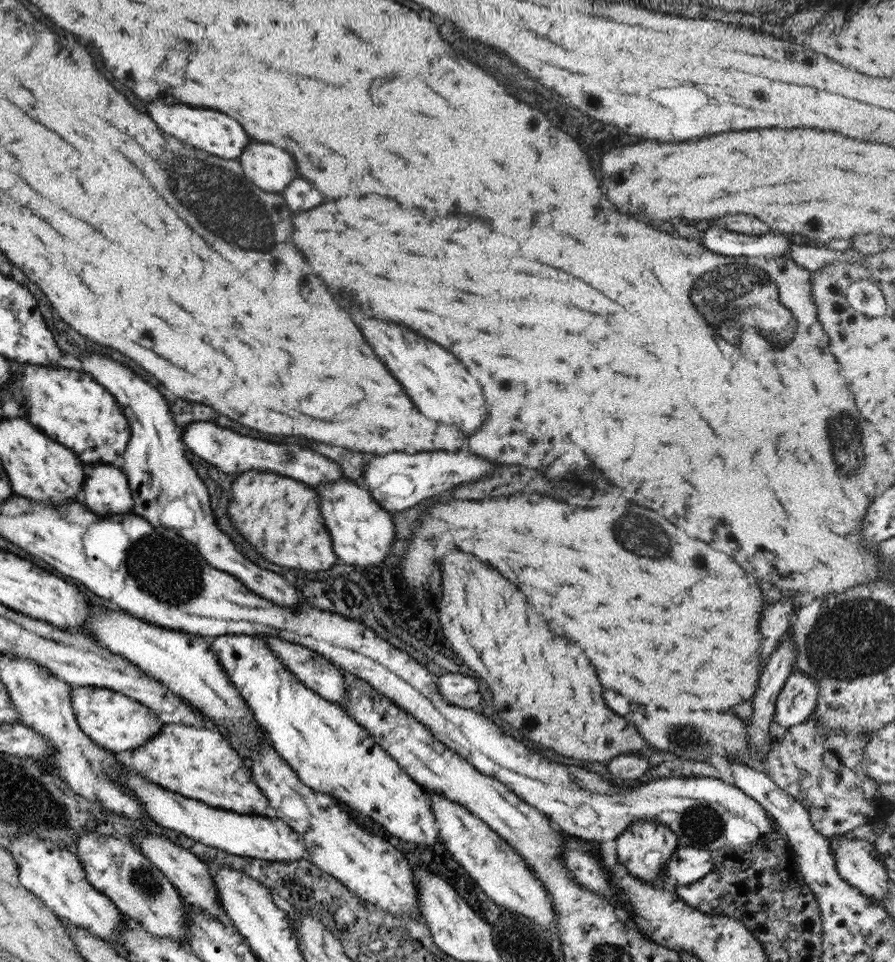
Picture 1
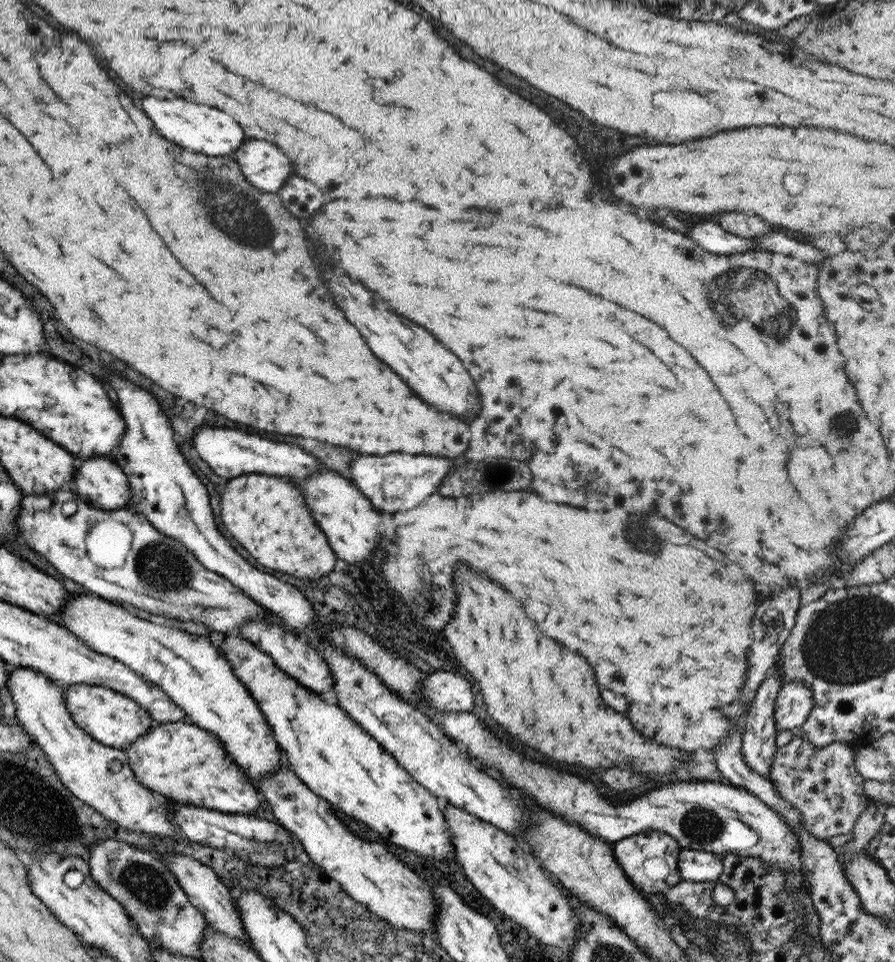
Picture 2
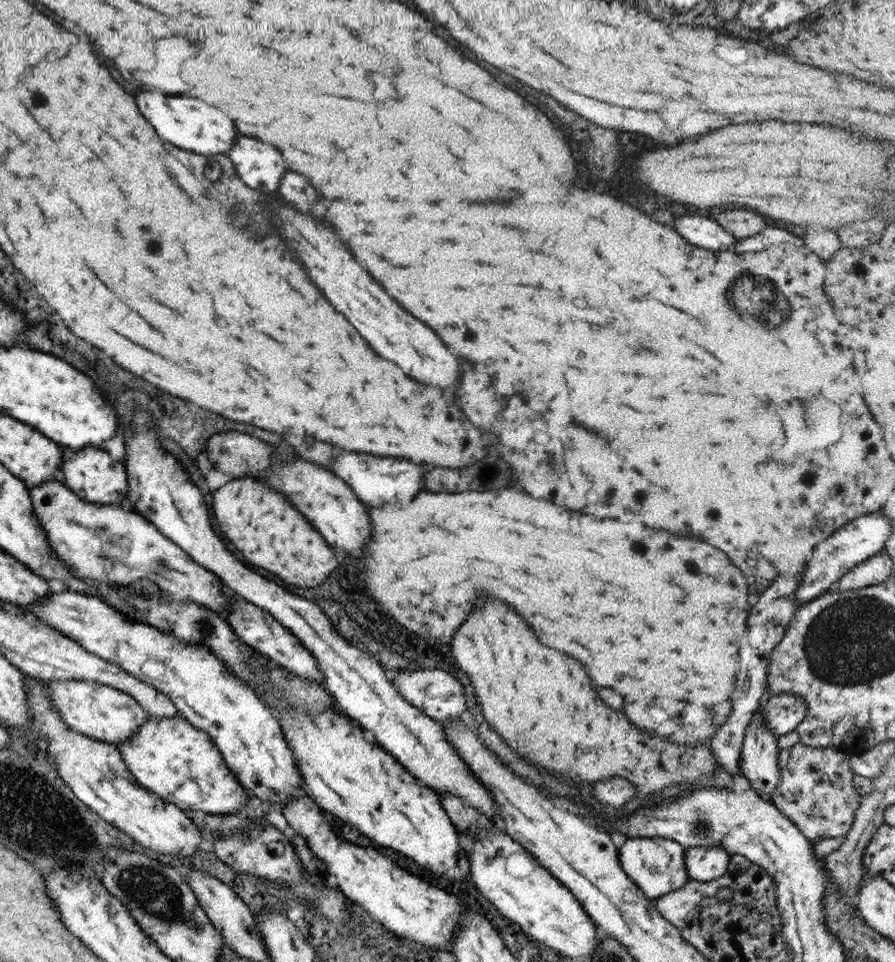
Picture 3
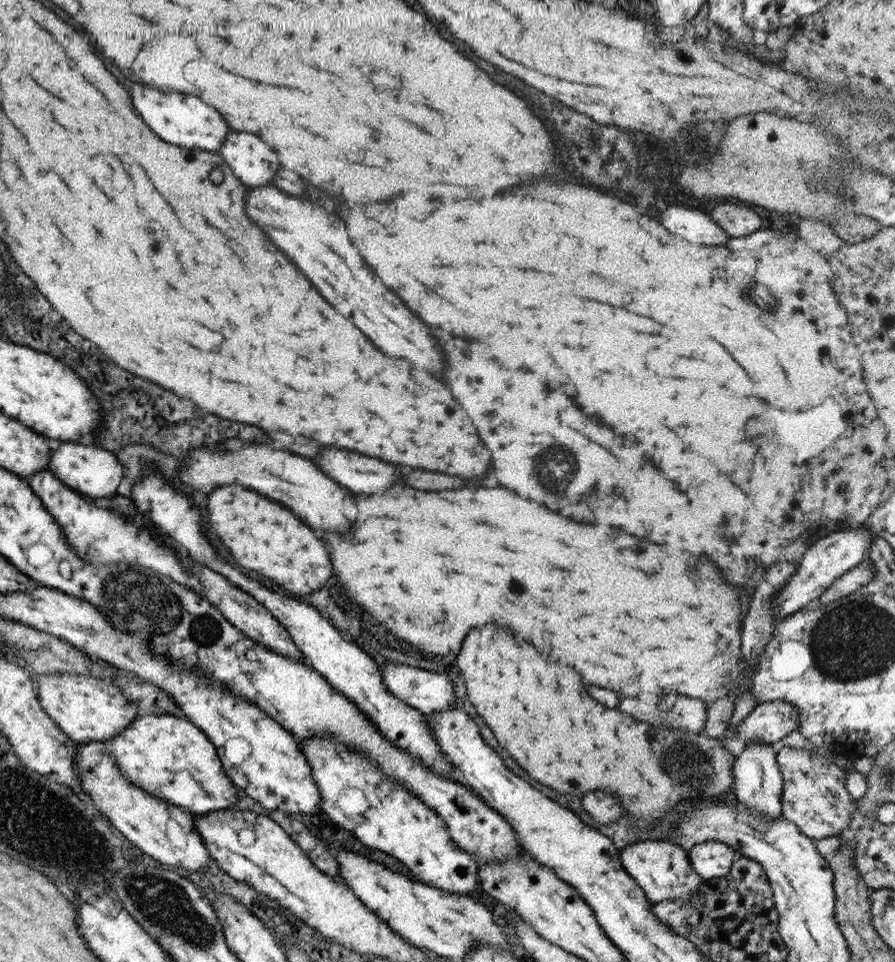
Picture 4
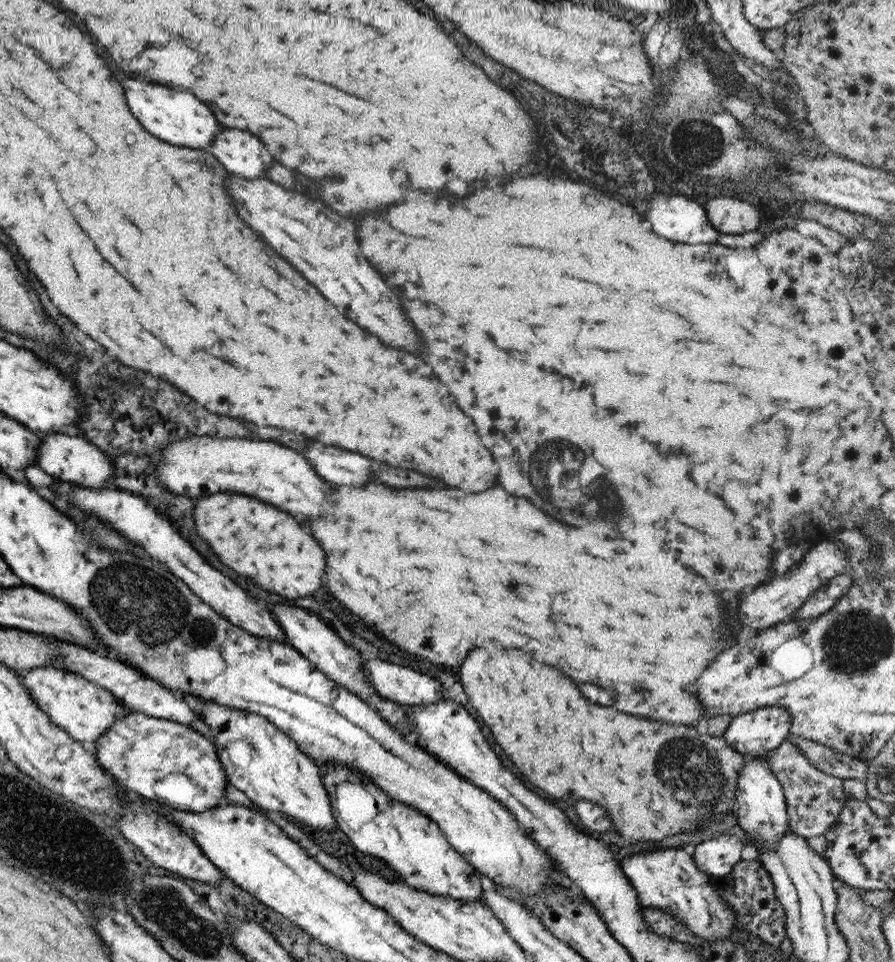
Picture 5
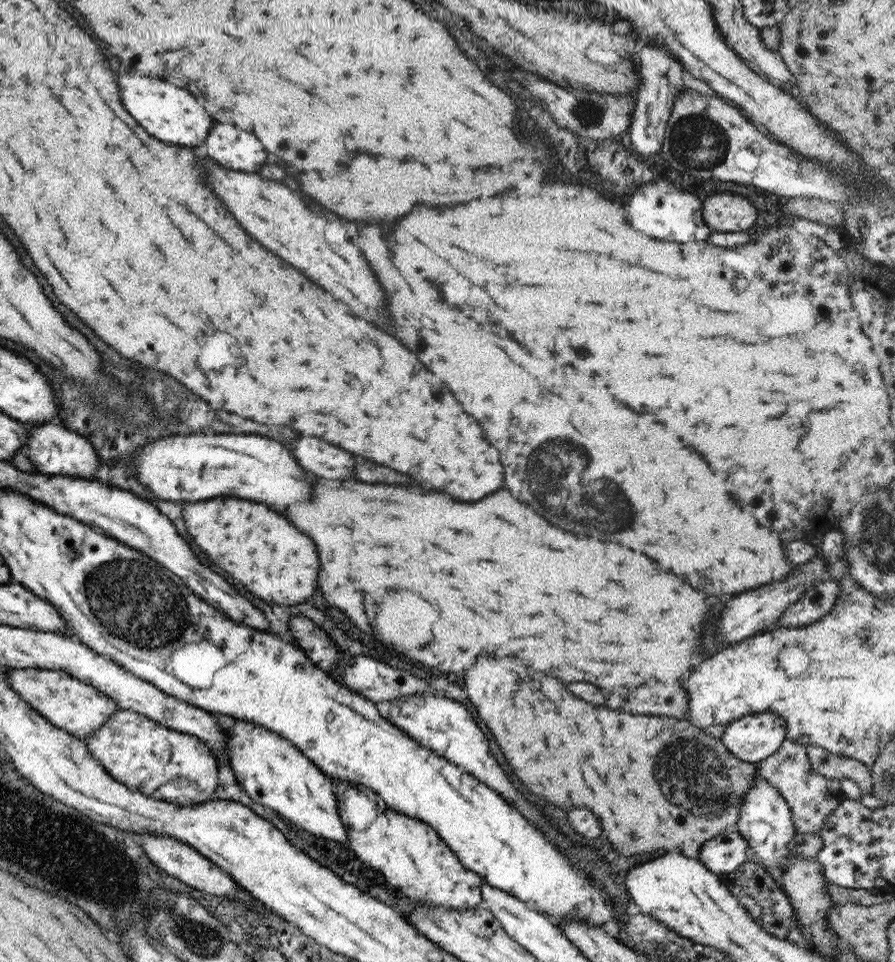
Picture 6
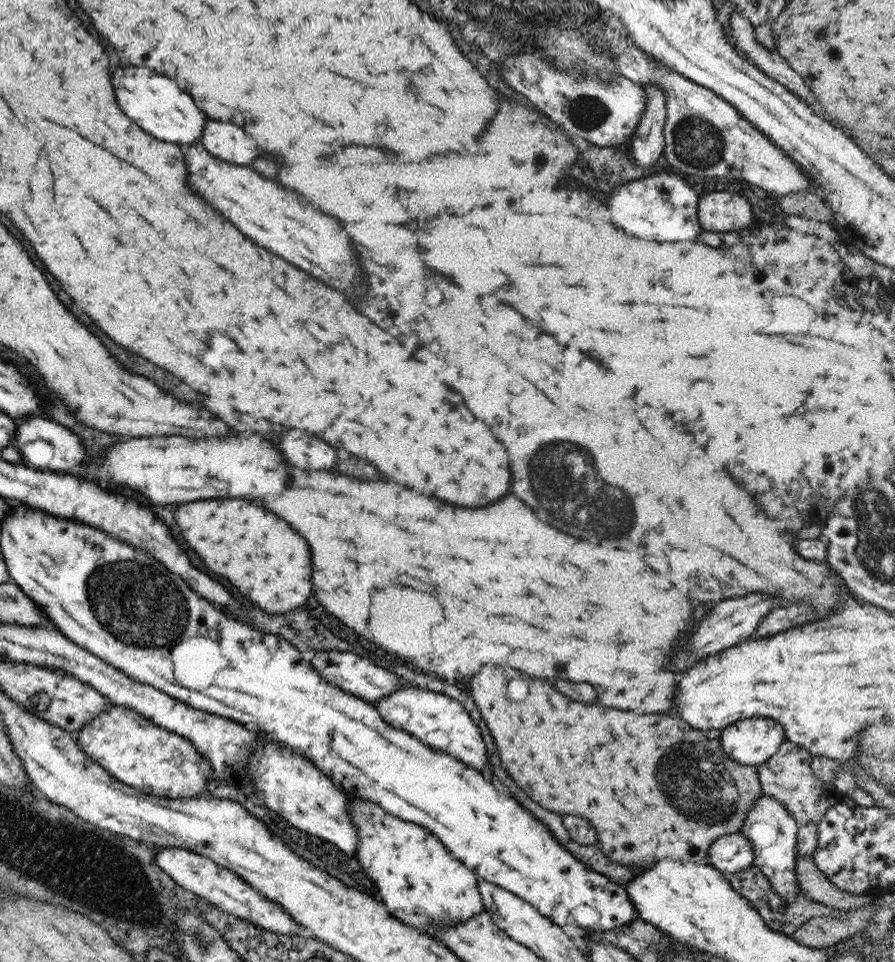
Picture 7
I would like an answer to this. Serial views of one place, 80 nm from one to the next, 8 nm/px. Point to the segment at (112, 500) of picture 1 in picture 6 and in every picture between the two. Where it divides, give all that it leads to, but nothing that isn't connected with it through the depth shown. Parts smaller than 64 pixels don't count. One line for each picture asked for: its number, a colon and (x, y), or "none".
2: (98, 482)
3: (90, 473)
4: (91, 471)
5: (69, 457)
6: (52, 450)

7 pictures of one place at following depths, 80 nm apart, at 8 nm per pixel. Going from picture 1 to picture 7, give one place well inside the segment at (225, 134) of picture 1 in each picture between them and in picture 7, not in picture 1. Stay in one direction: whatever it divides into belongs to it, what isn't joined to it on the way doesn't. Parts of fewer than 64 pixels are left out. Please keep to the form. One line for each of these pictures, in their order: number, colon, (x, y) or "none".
2: (195, 127)
3: (189, 124)
4: (180, 119)
5: (178, 118)
6: (170, 114)
7: (154, 103)

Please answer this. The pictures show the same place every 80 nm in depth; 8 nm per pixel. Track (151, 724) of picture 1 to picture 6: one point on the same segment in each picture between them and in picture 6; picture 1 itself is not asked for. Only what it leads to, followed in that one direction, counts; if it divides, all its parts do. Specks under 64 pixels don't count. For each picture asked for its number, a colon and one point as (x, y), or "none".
2: (109, 718)
3: (100, 712)
4: (85, 708)
5: (84, 711)
6: (78, 709)

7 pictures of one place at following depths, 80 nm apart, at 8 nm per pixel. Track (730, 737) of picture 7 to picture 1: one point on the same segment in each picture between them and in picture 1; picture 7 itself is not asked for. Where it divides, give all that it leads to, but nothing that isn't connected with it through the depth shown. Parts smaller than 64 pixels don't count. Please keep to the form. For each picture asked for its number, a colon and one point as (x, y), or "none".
1: (796, 701)
2: (792, 704)
3: (780, 714)
4: (768, 722)
5: (754, 733)
6: (752, 738)

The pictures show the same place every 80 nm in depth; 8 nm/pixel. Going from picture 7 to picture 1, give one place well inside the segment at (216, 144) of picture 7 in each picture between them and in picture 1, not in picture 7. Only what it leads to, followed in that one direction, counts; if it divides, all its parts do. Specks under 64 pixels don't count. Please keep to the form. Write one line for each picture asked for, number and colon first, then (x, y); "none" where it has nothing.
1: (269, 168)
2: (263, 166)
3: (256, 164)
4: (251, 161)
5: (240, 153)
6: (233, 149)

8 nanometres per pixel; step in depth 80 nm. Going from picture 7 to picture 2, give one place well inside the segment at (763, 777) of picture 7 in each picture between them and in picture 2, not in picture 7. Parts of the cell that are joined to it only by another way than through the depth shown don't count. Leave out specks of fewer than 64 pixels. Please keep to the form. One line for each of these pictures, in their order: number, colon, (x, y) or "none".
2: (822, 783)
3: (814, 791)
4: (813, 797)
5: (813, 799)
6: (810, 797)

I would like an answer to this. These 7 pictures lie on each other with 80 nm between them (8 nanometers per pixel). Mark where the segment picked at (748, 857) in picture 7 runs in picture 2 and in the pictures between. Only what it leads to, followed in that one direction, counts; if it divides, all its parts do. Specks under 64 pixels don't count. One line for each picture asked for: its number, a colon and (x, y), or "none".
2: (693, 865)
3: (702, 864)
4: (710, 859)
5: (715, 857)
6: (724, 852)

